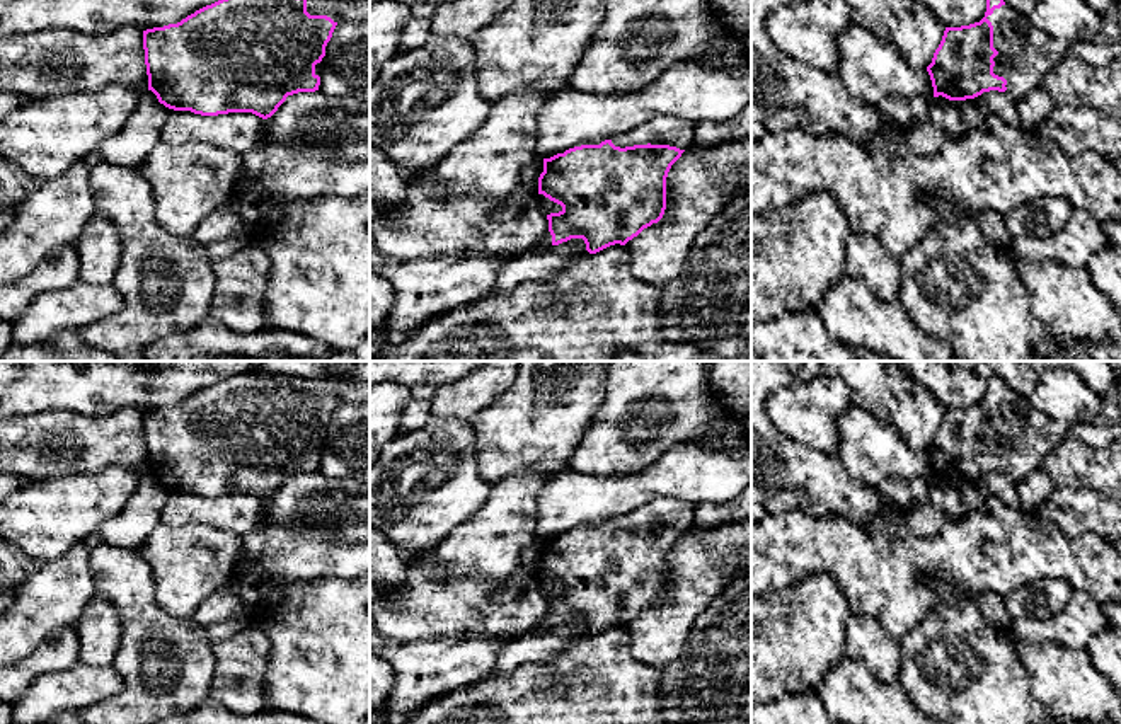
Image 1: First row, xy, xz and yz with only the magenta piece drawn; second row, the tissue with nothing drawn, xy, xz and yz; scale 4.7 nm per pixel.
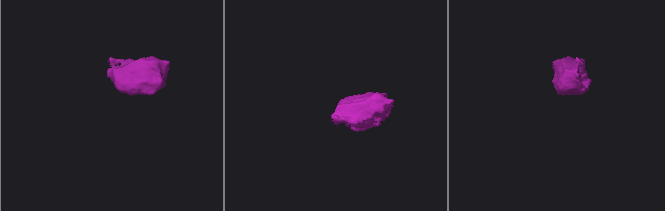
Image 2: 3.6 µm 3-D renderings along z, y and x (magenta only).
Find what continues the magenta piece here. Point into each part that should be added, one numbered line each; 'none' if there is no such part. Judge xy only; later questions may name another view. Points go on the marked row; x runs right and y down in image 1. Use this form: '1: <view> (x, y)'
1: xy (338, 11)

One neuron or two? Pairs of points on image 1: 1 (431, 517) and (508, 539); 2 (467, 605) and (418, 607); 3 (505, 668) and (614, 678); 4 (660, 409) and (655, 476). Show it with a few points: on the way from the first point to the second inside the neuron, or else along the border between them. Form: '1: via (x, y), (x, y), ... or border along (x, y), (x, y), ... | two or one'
1: border along (488, 498), (471, 517), (426, 549) | two
2: via (455, 607), (430, 607) | one
3: border along (552, 658), (520, 663), (505, 677), (488, 678) | two
4: border along (689, 440), (677, 442), (643, 471), (619, 476) | two

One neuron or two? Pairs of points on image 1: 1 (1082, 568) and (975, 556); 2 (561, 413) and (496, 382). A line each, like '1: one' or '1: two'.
1: one
2: two

